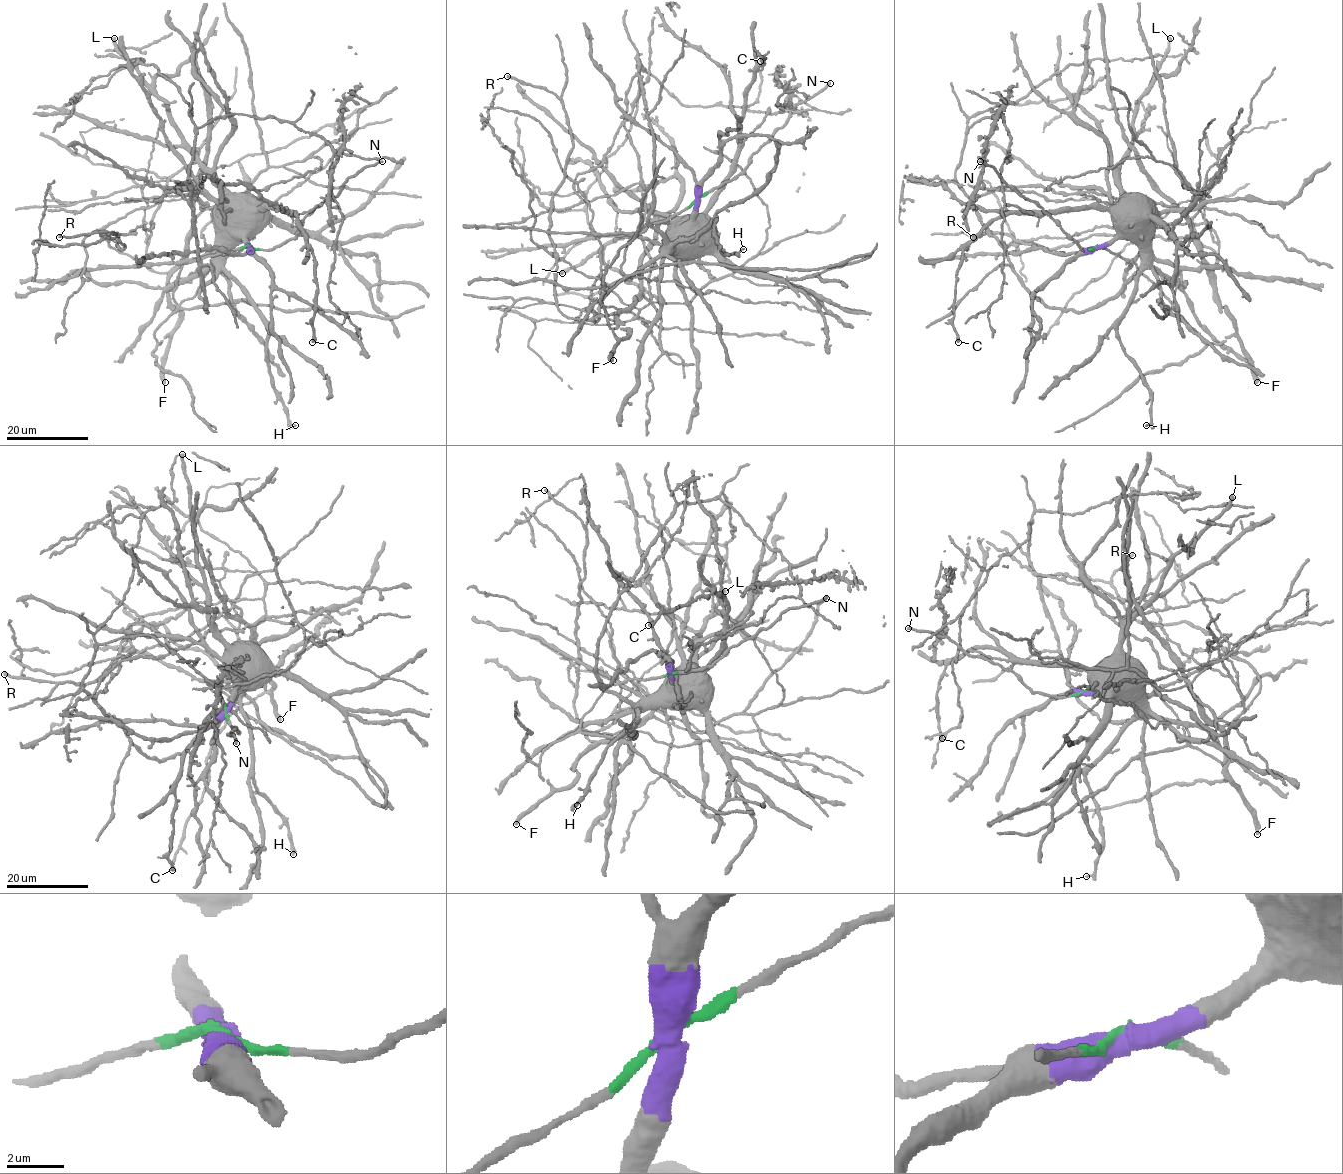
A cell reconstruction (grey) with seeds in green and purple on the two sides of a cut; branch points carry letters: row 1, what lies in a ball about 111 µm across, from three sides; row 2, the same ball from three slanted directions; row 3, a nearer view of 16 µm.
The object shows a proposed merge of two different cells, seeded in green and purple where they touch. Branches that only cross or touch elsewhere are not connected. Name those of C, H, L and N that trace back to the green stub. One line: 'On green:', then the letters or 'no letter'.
On green: N

